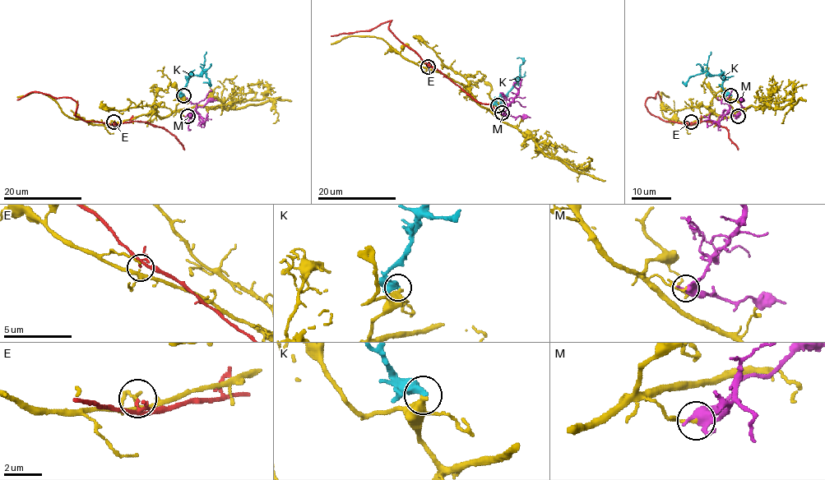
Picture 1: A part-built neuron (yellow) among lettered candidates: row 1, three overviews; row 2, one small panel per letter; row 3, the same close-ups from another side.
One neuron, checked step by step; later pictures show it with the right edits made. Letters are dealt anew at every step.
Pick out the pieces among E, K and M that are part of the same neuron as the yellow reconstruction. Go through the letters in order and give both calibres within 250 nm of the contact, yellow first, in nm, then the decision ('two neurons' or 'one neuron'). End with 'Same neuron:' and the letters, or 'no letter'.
E: 170/100 nm | two neurons
K: 380/360 nm | two neurons
M: 130/420 nm | two neurons
Same neuron: no letter

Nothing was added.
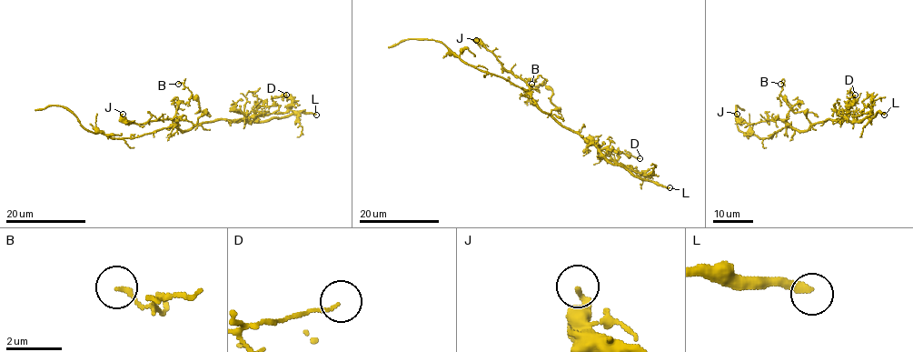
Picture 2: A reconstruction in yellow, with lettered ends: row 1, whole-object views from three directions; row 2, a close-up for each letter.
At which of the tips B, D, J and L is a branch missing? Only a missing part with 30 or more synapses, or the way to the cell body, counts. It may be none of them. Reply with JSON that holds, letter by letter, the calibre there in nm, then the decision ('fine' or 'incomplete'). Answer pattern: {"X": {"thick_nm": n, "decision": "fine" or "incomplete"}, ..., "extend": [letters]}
{"B": {"thick_nm": 150, "decision": "fine"}, "D": {"thick_nm": 110, "decision": "fine"}, "J": {"thick_nm": 240, "decision": "fine"}, "L": {"thick_nm": 300, "decision": "incomplete"}, "extend": ["L"]}

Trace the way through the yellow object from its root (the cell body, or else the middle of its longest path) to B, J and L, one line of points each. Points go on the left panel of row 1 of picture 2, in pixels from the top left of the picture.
B: (179, 129), (191, 128), (203, 112), (197, 113), (199, 103), (190, 90), (181, 82), (178, 84)
J: (179, 129), (171, 118), (133, 124), (123, 117), (123, 114)
L: (179, 129), (188, 131), (216, 119), (263, 122), (299, 112), (316, 115)

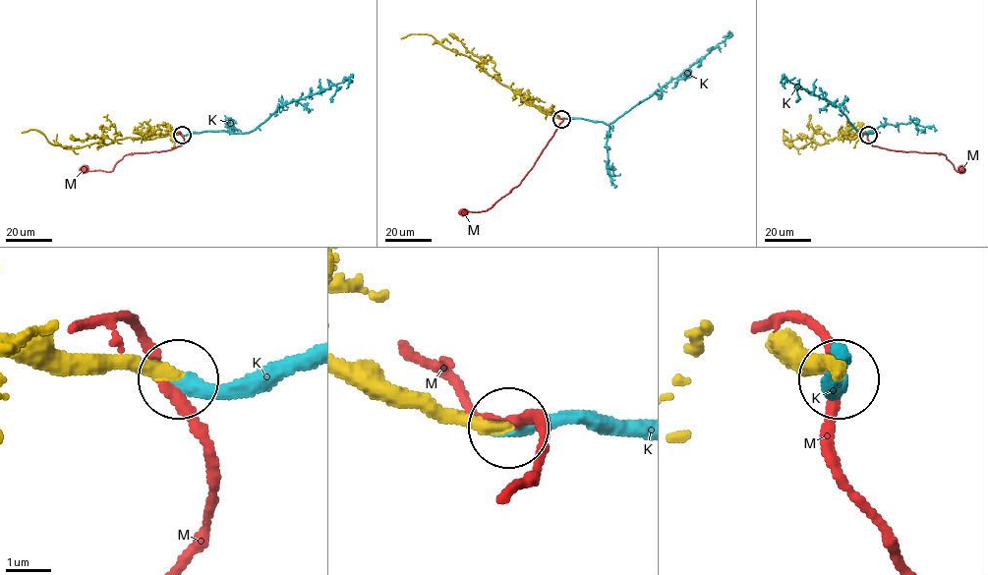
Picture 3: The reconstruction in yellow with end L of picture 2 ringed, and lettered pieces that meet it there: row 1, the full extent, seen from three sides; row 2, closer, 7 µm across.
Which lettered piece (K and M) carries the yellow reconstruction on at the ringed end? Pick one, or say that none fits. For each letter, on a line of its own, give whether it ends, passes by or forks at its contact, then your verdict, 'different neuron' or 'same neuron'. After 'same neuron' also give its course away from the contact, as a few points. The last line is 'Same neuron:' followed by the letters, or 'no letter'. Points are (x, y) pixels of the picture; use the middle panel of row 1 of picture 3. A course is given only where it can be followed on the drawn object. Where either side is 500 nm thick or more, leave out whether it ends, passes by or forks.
K: it ends there; same neuron; it runs (561, 119), (612, 123), (729, 35), (726, 35)
M: it passes by; different neuron
Same neuron: K

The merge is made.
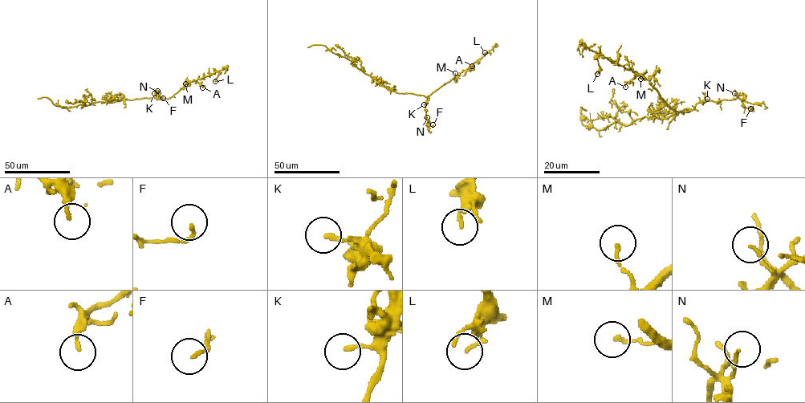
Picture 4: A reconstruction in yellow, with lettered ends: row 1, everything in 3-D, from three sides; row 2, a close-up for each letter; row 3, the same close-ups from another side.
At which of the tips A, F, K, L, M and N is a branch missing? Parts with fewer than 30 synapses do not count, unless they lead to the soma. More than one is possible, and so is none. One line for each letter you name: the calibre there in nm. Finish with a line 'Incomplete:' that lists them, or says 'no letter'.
Incomplete: no letter

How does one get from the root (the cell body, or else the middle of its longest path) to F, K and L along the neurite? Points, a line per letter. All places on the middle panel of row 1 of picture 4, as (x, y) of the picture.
F: (405, 93), (423, 95), (427, 98), (425, 120), (428, 126), (432, 124)
K: (405, 93), (425, 96), (427, 99), (424, 104)
L: (405, 93), (428, 96), (488, 52), (485, 52)

